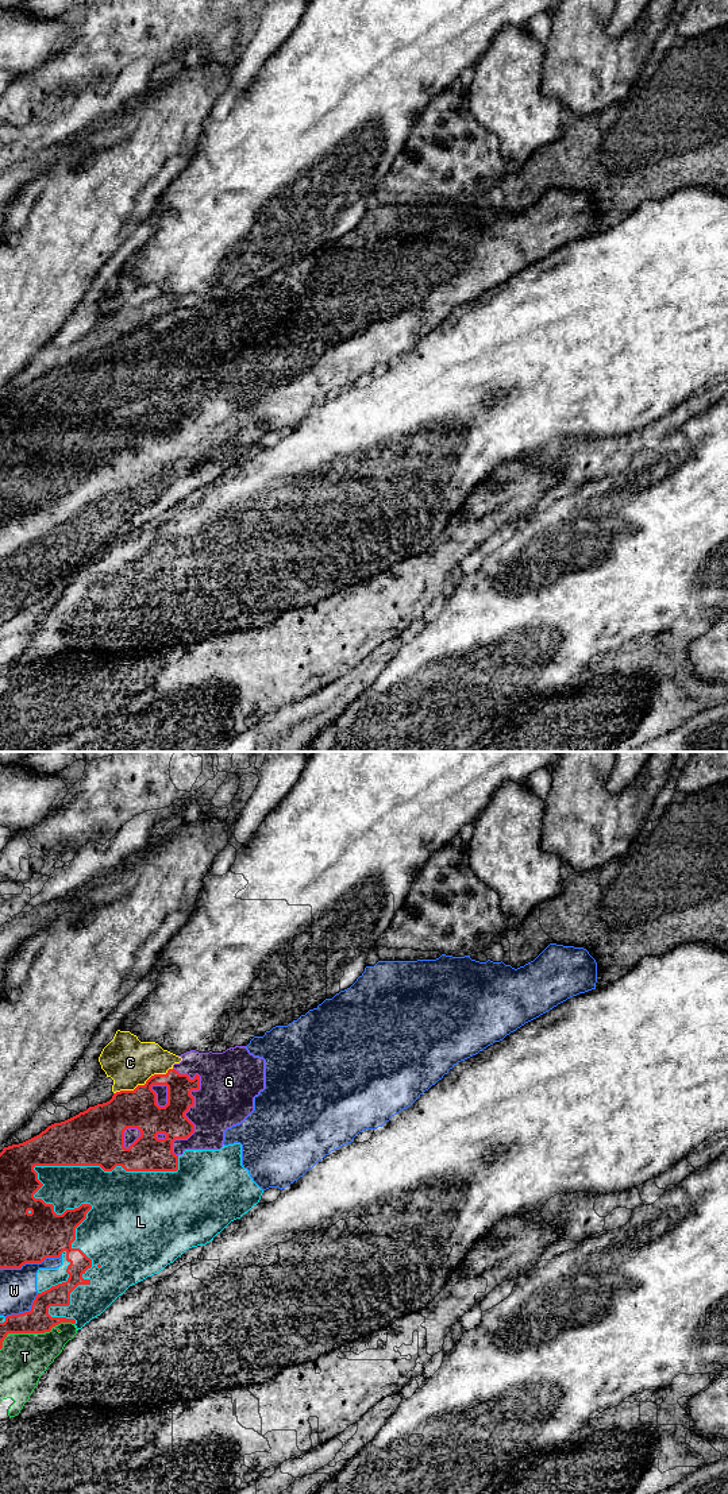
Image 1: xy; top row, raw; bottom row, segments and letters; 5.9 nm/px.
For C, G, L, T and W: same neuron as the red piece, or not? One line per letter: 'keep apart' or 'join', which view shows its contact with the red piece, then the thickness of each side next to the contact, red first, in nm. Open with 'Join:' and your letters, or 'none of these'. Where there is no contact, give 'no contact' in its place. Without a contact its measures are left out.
Join: L, T, W
C: keep apart | xy | 240/280 nm
G: keep apart | xy | 180/340 nm
L: join | xy | 300/260 nm
T: join | xy | 150/280 nm
W: join | xy | 300/220 nm

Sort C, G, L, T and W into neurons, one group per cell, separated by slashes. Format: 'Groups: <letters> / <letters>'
Groups: C / G / L T W

